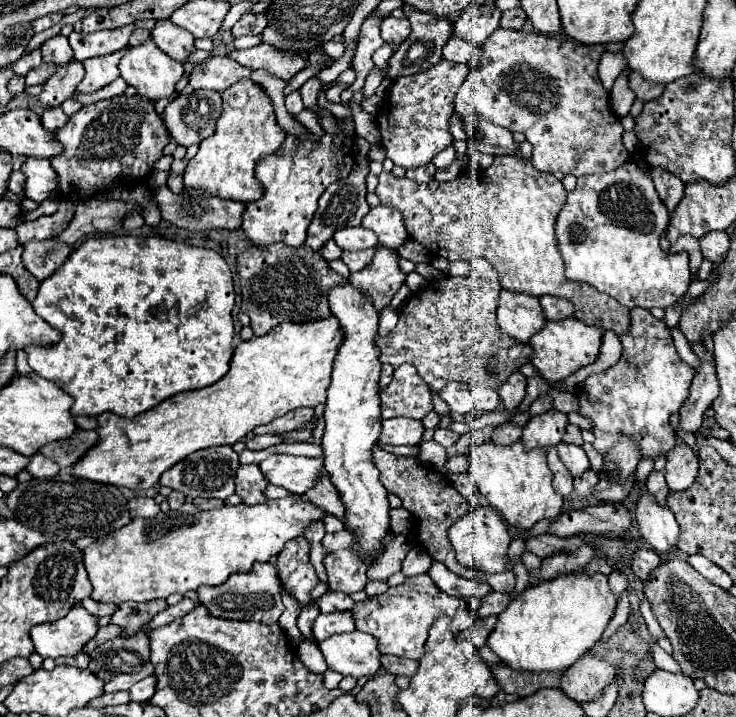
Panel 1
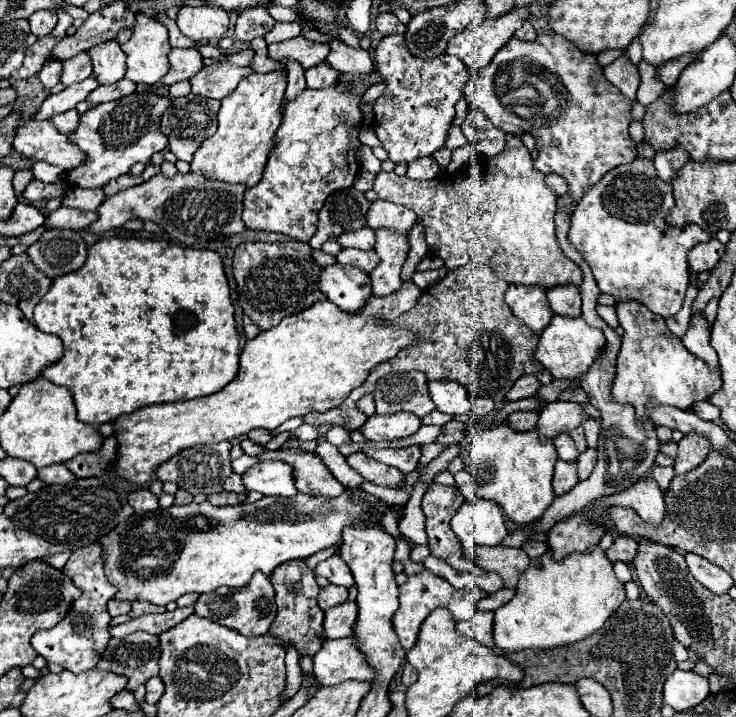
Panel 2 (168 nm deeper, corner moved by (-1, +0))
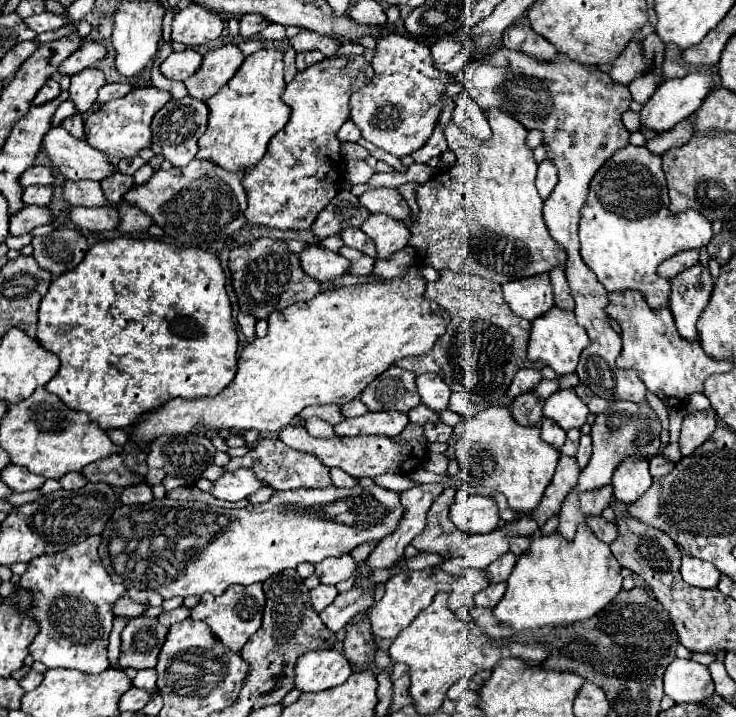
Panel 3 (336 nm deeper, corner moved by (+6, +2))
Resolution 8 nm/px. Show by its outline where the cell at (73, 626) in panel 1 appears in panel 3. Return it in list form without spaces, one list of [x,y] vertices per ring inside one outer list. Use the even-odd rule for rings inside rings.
[[[96,534],[92,538],[86,538],[80,544],[70,546],[64,552],[44,554],[40,558],[34,558],[18,582],[18,588],[32,592],[32,606],[28,608],[26,616],[40,626],[40,632],[30,644],[30,654],[34,660],[42,662],[46,668],[72,668],[88,674],[100,674],[106,668],[110,668],[106,648],[108,648],[108,636],[114,620],[112,608],[114,608],[114,602],[122,598],[126,588],[122,584],[114,584],[108,572],[104,570],[102,560],[98,556],[100,542],[102,542],[102,536]]]

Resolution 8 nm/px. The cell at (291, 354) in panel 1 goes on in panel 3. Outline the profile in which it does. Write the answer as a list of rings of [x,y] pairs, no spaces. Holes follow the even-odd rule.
[[[410,266],[404,276],[380,282],[380,284],[356,284],[316,294],[308,302],[296,302],[286,310],[272,312],[268,318],[268,336],[256,338],[246,344],[238,358],[236,378],[218,394],[206,398],[174,398],[164,408],[158,408],[142,418],[132,430],[132,440],[138,444],[154,440],[164,434],[188,434],[192,428],[208,430],[258,430],[278,432],[288,426],[306,406],[312,404],[346,404],[362,394],[362,390],[378,378],[384,370],[406,356],[420,356],[432,350],[436,340],[446,332],[450,322],[448,312],[433,300],[424,298],[426,280],[418,266]]]

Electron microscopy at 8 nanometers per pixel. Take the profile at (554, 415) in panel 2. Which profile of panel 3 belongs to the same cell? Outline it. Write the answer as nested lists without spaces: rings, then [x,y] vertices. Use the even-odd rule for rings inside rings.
[[[572,388],[554,392],[544,404],[544,416],[554,420],[564,430],[582,428],[588,414],[590,414],[588,406],[576,396]]]

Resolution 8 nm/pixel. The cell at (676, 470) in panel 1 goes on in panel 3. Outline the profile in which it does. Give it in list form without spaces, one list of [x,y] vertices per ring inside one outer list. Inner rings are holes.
[[[712,408],[688,414],[684,418],[682,434],[680,434],[682,454],[684,456],[692,454],[704,440],[710,438],[710,434],[714,432],[714,428],[716,428],[716,412]]]

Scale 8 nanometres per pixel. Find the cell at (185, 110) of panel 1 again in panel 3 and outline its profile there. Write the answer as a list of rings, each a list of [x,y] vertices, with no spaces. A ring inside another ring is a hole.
[[[186,96],[182,100],[170,100],[152,120],[152,142],[162,148],[164,160],[168,160],[176,168],[182,168],[196,158],[198,138],[206,132],[206,124],[208,108],[202,100],[196,100],[192,96]]]

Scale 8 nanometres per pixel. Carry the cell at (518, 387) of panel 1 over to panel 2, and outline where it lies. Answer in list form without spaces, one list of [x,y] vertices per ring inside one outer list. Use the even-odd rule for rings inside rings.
[[[521,376],[515,384],[513,384],[513,388],[507,392],[507,400],[509,402],[515,402],[515,400],[521,400],[521,398],[527,398],[527,396],[535,396],[537,394],[537,390],[539,390],[539,380],[535,378],[535,376]]]

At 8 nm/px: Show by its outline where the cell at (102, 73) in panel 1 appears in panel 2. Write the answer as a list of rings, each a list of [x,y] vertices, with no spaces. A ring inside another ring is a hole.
[[[91,74],[87,80],[73,84],[71,88],[65,88],[59,94],[49,94],[35,118],[37,120],[49,120],[55,114],[63,114],[63,112],[75,108],[77,102],[85,100],[89,96],[89,92],[93,92],[95,88],[99,88],[99,80],[95,74]]]

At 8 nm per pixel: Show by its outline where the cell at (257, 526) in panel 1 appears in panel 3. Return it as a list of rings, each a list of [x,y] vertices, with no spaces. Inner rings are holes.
[[[372,484],[370,488],[360,488],[360,486],[352,486],[352,488],[336,488],[336,486],[328,486],[328,488],[298,488],[298,490],[284,490],[284,492],[276,492],[268,502],[264,504],[256,504],[256,506],[248,506],[242,510],[230,510],[230,508],[218,508],[218,506],[208,506],[204,502],[178,502],[178,500],[170,500],[170,498],[162,498],[162,500],[152,500],[148,504],[142,506],[120,506],[114,510],[112,518],[106,522],[104,526],[104,542],[100,544],[100,556],[104,562],[106,572],[110,574],[110,578],[114,582],[122,582],[124,586],[132,586],[134,582],[140,582],[140,590],[154,590],[158,592],[162,598],[172,598],[172,596],[190,596],[190,594],[198,594],[202,596],[204,592],[210,592],[214,596],[222,594],[228,586],[232,584],[254,584],[254,582],[264,582],[266,578],[270,578],[272,574],[278,574],[282,570],[288,568],[296,568],[302,562],[310,562],[310,564],[318,564],[324,558],[330,556],[342,556],[342,554],[350,554],[356,546],[364,544],[364,542],[374,542],[374,540],[382,540],[388,534],[392,534],[400,520],[404,516],[404,506],[400,504],[400,492],[392,492],[386,488],[380,488],[376,484]],[[332,504],[332,506],[328,506]],[[326,506],[328,506],[328,514],[332,518],[326,518]],[[144,560],[146,568],[136,568],[136,562]],[[146,572],[152,572],[154,576],[146,576]]]

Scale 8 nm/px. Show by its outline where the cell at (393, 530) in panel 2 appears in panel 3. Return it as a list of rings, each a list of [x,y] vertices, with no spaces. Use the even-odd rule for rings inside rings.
[[[378,541],[364,543],[355,548],[350,553],[355,561],[355,564],[358,565],[360,562],[364,561],[369,556],[370,552],[372,552],[376,544],[378,544]]]

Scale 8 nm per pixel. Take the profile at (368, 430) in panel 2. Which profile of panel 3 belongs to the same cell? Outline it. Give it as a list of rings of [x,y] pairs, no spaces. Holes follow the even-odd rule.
[[[366,412],[358,418],[346,418],[334,426],[338,436],[360,436],[360,434],[378,434],[378,436],[396,436],[408,424],[408,416],[402,412]]]

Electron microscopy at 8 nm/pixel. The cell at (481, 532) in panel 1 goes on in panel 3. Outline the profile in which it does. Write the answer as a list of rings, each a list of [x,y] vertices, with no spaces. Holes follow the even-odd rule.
[[[464,488],[456,492],[456,500],[450,506],[450,520],[466,534],[494,532],[500,524],[496,500],[490,496],[472,496]]]

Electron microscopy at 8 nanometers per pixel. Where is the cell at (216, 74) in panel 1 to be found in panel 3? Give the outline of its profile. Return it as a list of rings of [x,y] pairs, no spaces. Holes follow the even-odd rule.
[[[222,44],[220,48],[210,50],[204,56],[200,74],[184,82],[190,96],[196,100],[206,100],[214,96],[236,74],[242,62],[244,62],[244,54],[236,44]]]

